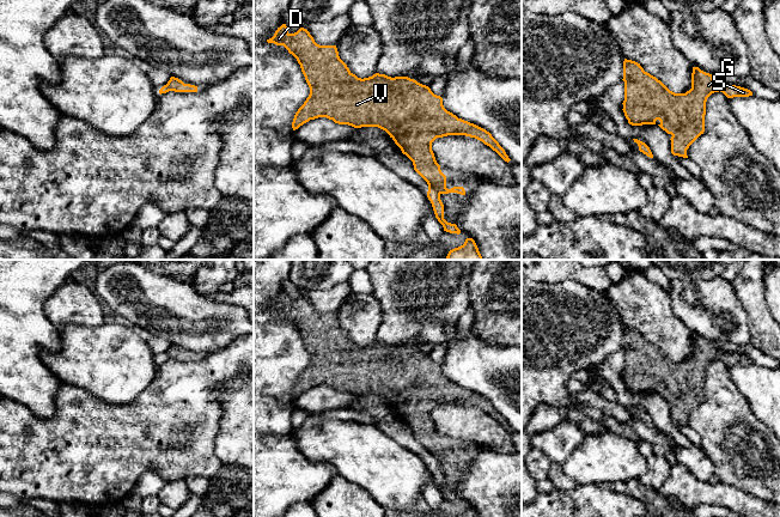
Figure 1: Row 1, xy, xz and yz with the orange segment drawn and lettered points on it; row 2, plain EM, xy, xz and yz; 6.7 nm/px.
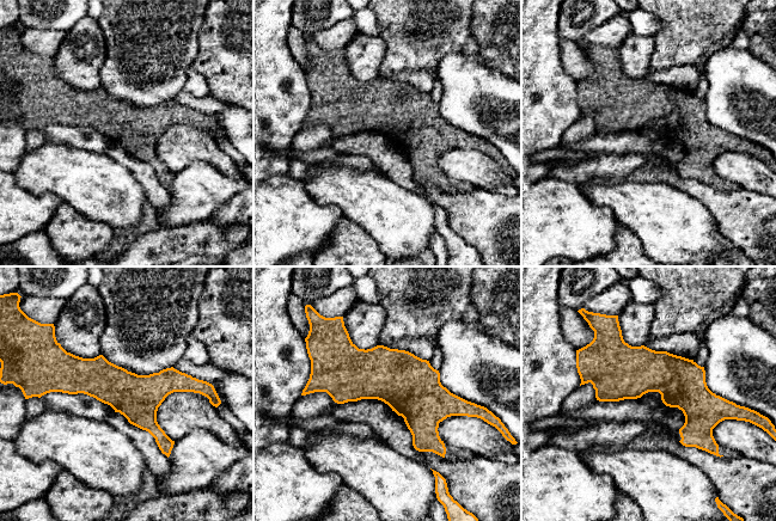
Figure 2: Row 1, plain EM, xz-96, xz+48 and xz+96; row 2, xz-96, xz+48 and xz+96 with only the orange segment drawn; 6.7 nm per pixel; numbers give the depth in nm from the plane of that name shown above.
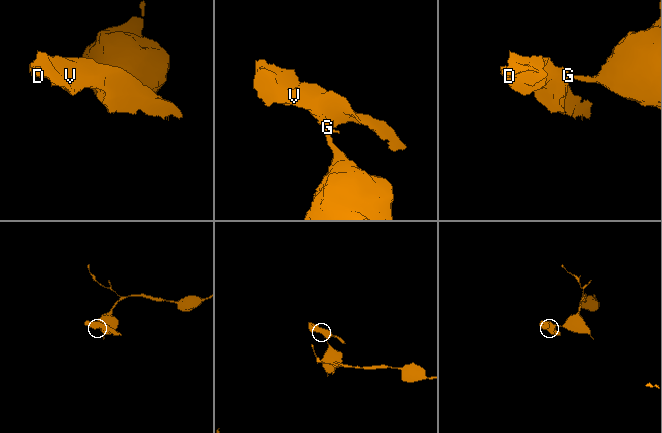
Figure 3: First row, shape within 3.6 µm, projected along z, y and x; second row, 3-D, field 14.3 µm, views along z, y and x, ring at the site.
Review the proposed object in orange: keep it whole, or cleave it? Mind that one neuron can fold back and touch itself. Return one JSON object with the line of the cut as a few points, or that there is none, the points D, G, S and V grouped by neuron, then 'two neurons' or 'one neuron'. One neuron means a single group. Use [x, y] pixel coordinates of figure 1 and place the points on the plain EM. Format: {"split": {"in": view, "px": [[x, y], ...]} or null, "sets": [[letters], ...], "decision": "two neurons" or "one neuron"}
{"split": {"in": "xz", "px": [[428, 455], [432, 455], [439, 462]]}, "sets": [["D", "G", "V"], ["S"]], "decision": "two neurons"}

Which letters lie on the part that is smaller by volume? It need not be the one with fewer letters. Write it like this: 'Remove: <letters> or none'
Remove: D, G, V

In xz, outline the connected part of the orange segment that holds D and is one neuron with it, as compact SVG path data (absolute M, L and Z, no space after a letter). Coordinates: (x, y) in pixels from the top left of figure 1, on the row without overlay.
M282 292L267 310L284 314L297 327L310 355L309 365L294 383L293 399L318 385L327 385L335 391L354 396L378 395L385 399L402 421L413 430L414 438L427 450L428 456L435 457L439 462L465 463L465 458L463 455L446 456L446 444L441 440L432 419L432 410L437 406L447 403L475 406L489 414L505 430L511 428L489 400L447 379L440 364L434 363L428 354L414 347L408 345L391 346L379 341L364 347L358 346L340 327L336 314L317 312L304 296L290 302L286 292Z

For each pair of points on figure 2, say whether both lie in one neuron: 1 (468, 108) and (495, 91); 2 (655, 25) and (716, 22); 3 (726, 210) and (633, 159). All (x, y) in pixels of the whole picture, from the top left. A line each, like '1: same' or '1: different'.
1: same
2: different
3: different

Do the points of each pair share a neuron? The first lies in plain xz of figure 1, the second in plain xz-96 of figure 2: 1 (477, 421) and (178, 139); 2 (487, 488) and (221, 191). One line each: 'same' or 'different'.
1: same
2: different

